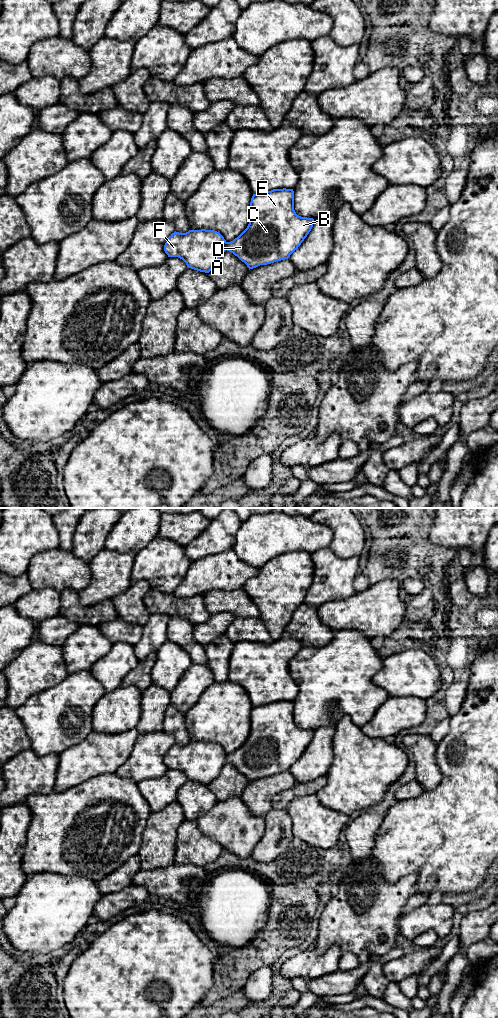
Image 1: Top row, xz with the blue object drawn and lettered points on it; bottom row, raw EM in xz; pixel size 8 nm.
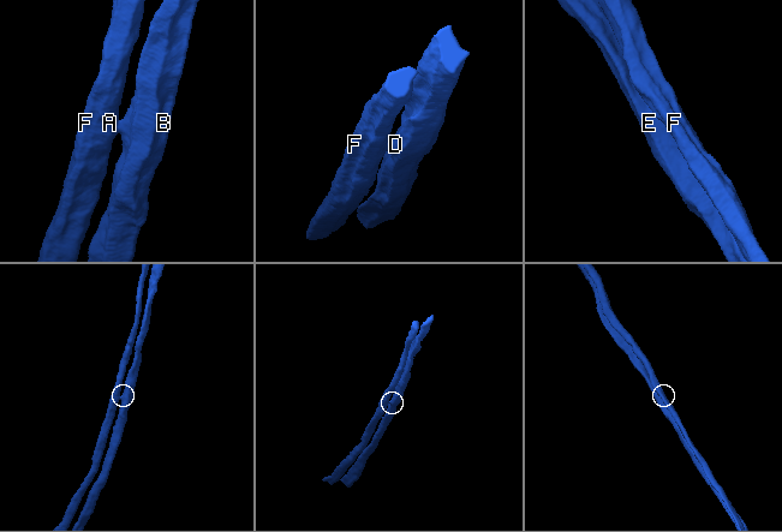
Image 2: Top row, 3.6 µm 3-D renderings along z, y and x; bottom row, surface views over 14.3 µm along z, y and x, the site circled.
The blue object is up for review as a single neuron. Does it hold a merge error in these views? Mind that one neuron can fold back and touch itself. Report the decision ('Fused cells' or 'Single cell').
Fused cells

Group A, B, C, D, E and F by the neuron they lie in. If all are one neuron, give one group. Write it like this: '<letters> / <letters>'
A F / B C D E

